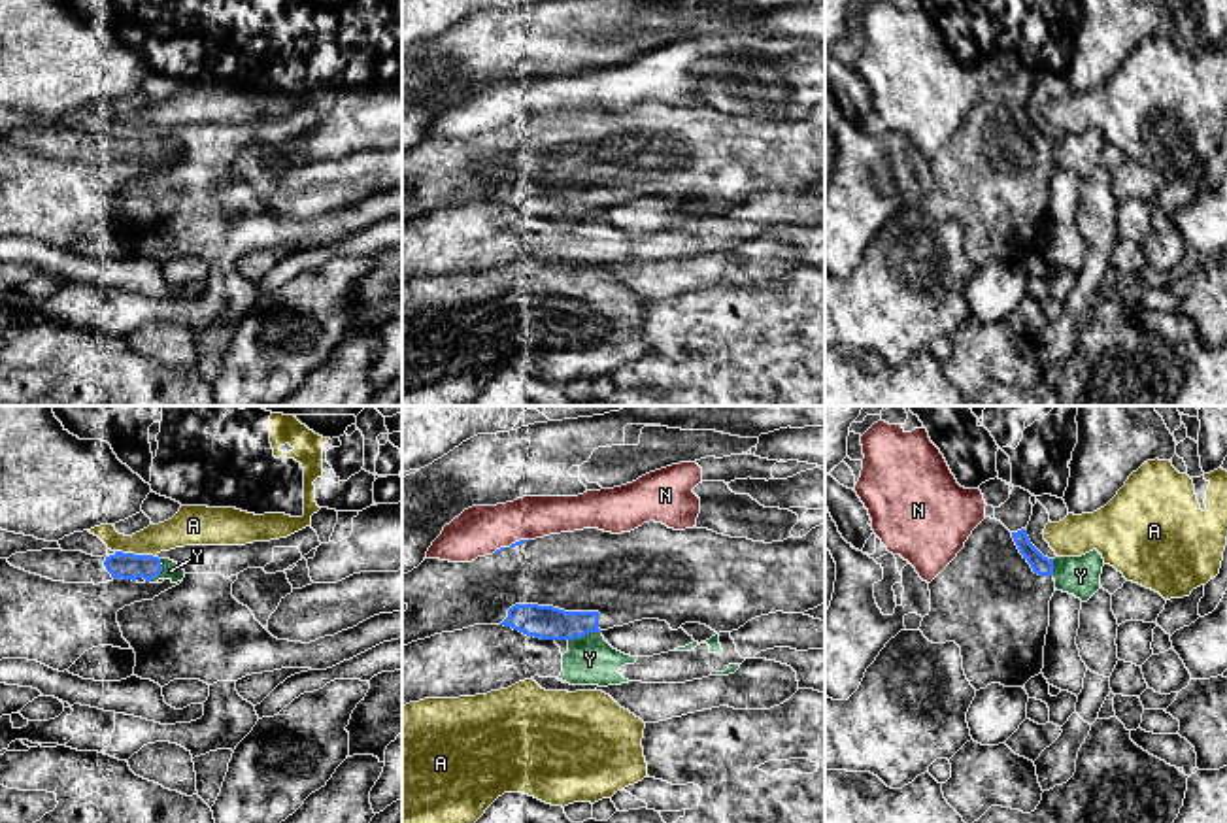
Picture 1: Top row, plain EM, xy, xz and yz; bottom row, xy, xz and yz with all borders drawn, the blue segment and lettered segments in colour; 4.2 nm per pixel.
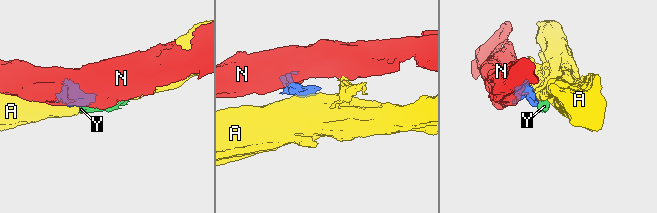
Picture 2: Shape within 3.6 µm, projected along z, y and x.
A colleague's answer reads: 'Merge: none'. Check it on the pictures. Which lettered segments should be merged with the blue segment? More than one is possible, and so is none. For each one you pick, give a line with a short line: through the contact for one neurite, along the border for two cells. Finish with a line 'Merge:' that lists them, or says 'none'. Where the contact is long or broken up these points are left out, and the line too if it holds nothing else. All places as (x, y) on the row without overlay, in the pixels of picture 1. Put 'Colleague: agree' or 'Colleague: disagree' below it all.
Merge: N
Colleague: disagree

